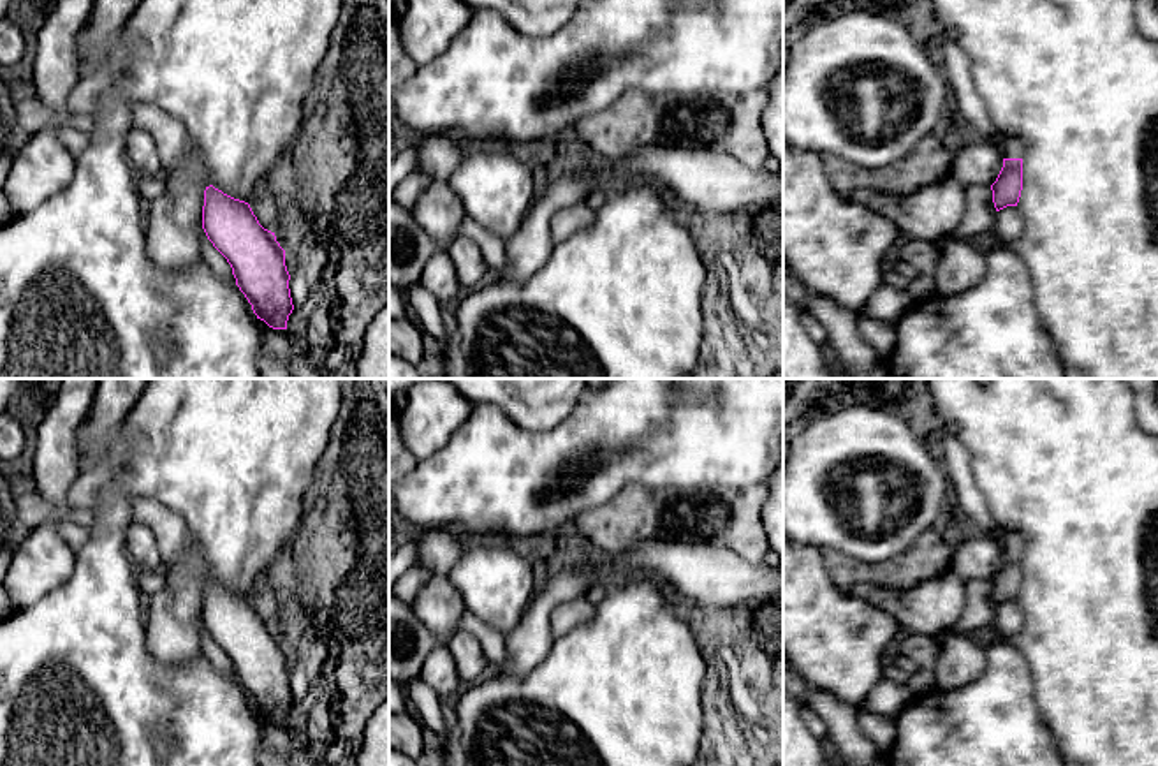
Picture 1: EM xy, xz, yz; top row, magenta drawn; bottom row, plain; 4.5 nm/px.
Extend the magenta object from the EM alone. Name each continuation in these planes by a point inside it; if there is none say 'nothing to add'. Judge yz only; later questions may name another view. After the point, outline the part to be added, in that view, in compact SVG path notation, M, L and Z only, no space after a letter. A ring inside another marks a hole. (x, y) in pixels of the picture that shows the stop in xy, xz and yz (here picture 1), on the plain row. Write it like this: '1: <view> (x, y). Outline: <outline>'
1: yz (1014, 543). Outline: M1005 534L1003 553L1024 553L1024 539L1019 534Z

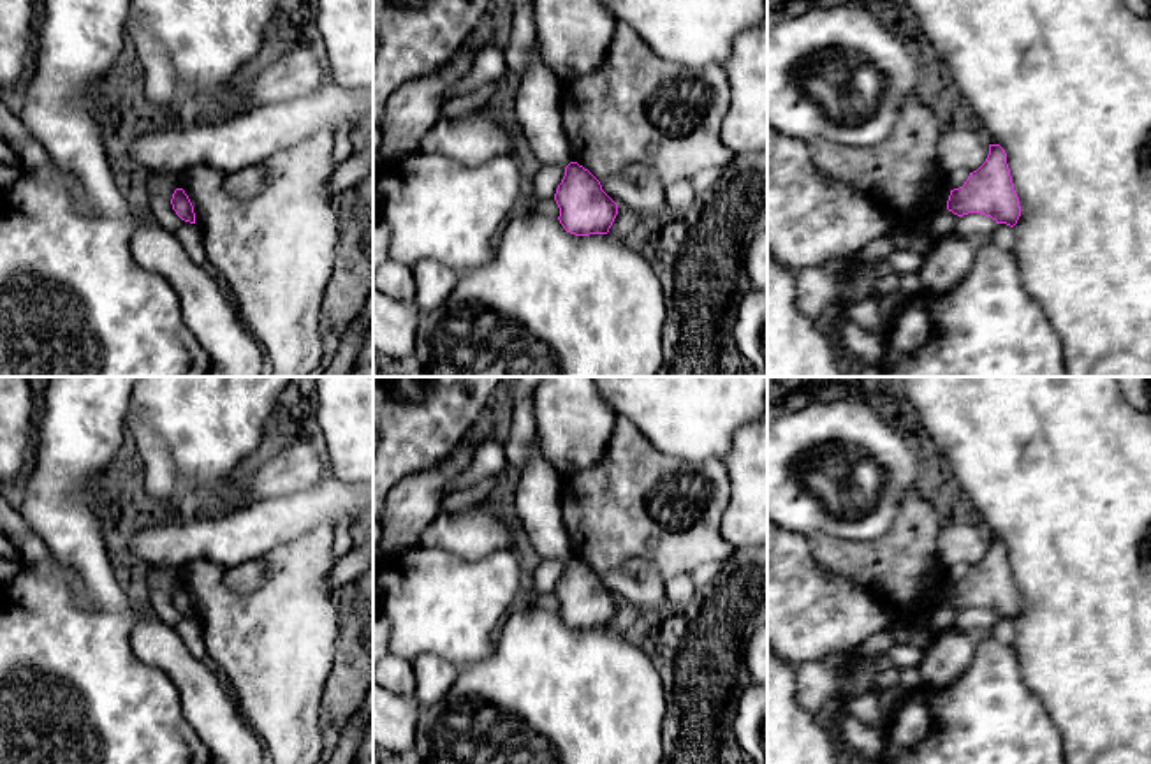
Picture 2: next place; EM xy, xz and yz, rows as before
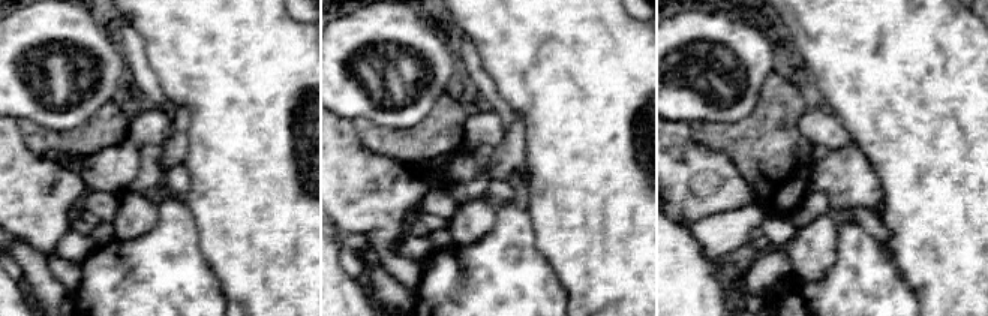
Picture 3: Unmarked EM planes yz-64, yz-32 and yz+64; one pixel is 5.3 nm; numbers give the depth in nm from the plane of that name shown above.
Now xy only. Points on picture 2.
nothing to add

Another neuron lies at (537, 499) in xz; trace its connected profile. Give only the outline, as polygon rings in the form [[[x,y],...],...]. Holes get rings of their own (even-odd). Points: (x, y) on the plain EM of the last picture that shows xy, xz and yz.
[[[537,435],[528,444],[528,463],[517,475],[510,496],[530,544],[542,560],[567,562],[572,547],[561,518],[563,482],[546,459]]]

